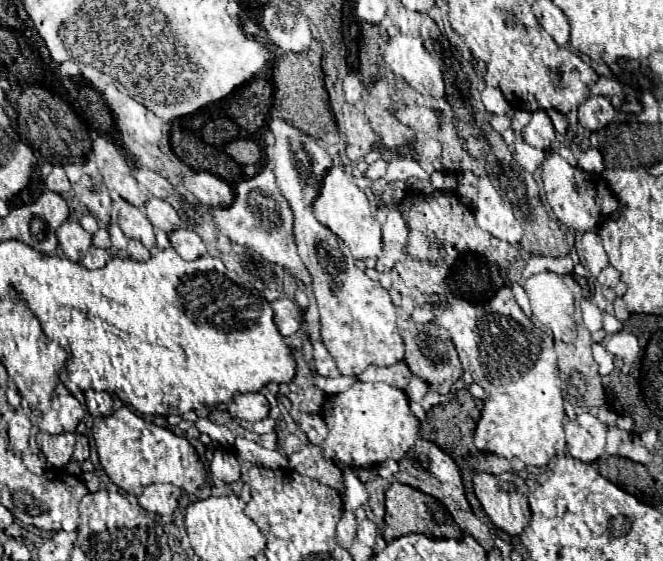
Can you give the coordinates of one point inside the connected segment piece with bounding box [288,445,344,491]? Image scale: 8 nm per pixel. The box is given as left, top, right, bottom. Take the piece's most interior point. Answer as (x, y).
(310, 461)

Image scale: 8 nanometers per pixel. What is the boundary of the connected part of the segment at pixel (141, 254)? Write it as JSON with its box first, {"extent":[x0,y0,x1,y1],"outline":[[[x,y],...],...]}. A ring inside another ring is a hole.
{"extent":[128,241,150,261],"outline":[[[128,241],[128,255],[132,257],[132,259],[136,259],[136,261],[146,261],[146,259],[150,259],[150,249],[146,249],[140,241]]]}

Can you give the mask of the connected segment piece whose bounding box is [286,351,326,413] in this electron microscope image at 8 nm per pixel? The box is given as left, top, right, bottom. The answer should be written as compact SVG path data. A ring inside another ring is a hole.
M296 351L294 359L296 359L296 375L286 385L286 397L292 401L292 407L304 413L320 413L320 409L326 403L326 393L314 385L308 363L300 355L296 355Z

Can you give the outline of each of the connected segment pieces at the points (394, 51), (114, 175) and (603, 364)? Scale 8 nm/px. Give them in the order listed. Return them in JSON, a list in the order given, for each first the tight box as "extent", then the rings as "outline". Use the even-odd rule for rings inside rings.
[{"extent":[384,35,446,97],"outline":[[[410,35],[390,37],[384,61],[394,75],[402,77],[418,93],[428,97],[446,97],[442,71],[420,39]]]},{"extent":[92,137,148,207],"outline":[[[98,137],[92,151],[98,165],[98,179],[108,189],[110,199],[112,200],[112,195],[118,195],[128,203],[142,207],[148,199],[148,191],[132,177],[130,165],[126,163],[124,155],[114,147],[114,143],[110,139]]]},{"extent":[592,343,614,375],"outline":[[[592,343],[592,353],[594,353],[596,363],[600,365],[600,373],[602,375],[612,373],[612,369],[614,369],[614,355],[608,353],[602,343]]]}]

